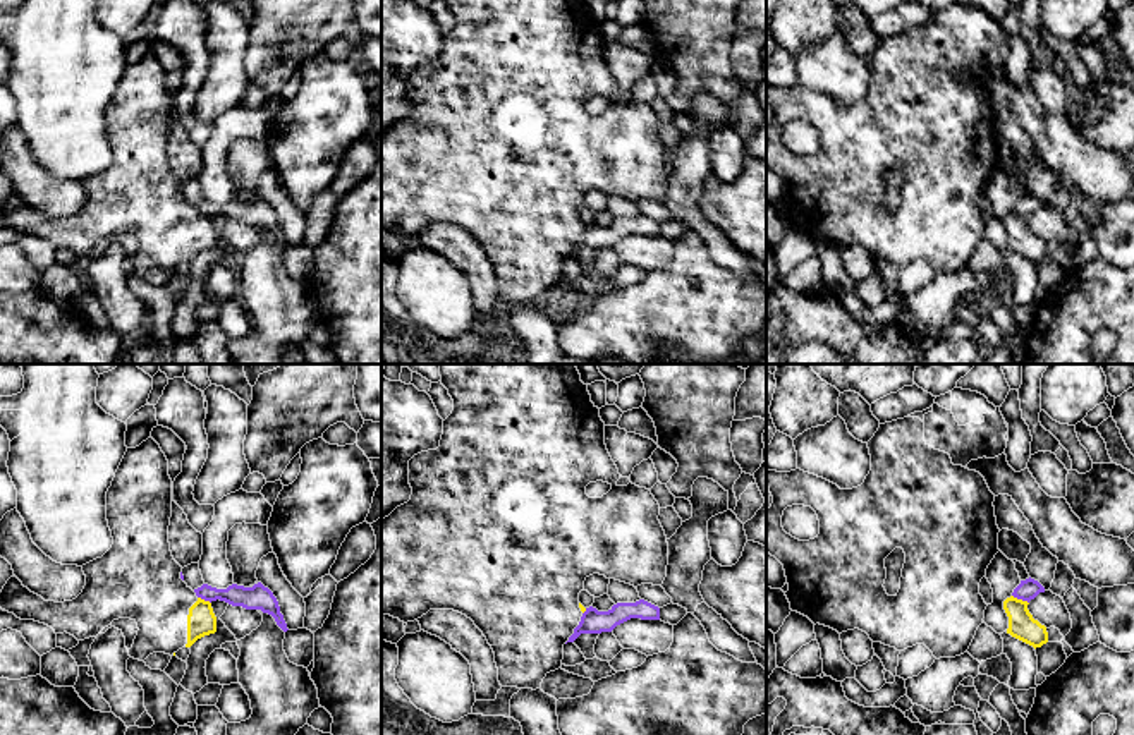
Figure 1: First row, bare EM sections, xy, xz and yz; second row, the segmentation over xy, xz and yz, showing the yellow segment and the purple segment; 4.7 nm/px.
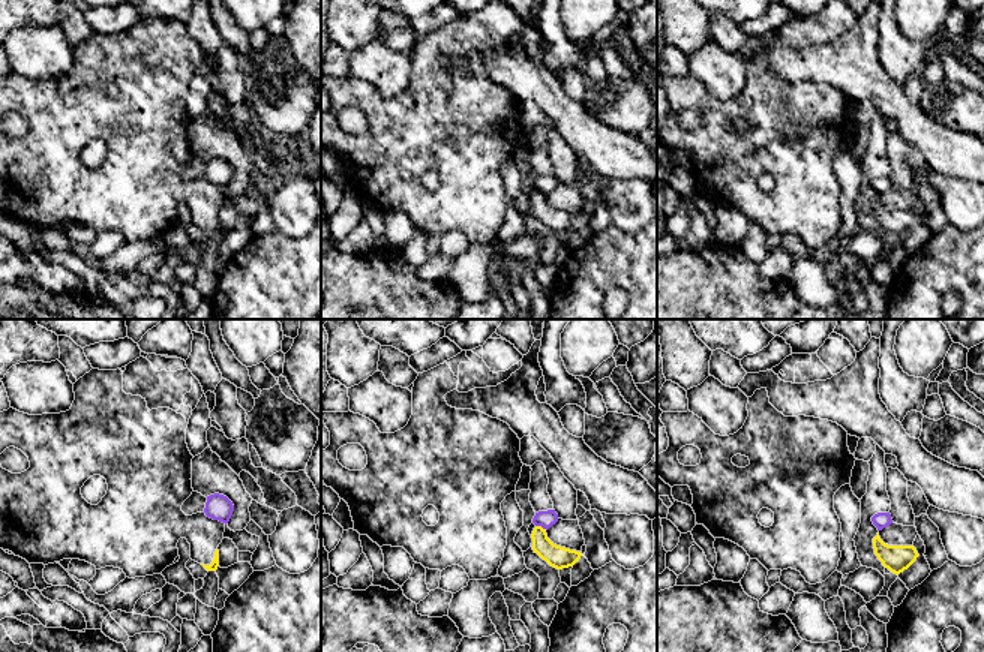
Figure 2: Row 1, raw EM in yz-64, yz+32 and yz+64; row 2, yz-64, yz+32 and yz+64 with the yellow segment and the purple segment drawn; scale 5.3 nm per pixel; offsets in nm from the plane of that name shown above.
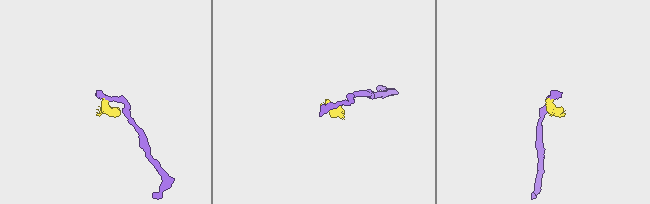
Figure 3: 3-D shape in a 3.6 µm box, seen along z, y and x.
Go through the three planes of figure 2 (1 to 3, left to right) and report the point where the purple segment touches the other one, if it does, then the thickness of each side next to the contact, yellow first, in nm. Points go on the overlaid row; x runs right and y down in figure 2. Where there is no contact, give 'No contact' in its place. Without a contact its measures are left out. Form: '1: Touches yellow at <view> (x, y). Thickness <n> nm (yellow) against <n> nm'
1: No contact
2: Touches yellow at yz+32 (540, 526). Thickness 120 nm (yellow) against 90 nm
3: No contact

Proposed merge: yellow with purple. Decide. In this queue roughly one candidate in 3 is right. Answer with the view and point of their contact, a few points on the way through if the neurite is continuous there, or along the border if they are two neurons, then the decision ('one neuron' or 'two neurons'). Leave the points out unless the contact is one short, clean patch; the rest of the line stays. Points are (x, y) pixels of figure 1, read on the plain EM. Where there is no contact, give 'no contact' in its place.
yz (1021, 215) | along yz (1012, 210), (1028, 218) | two neurons

